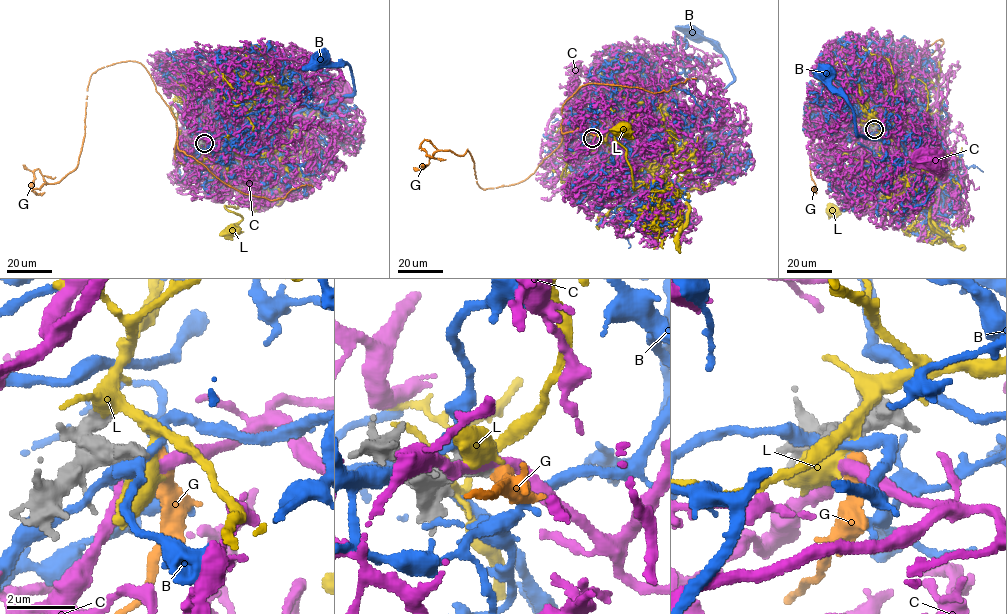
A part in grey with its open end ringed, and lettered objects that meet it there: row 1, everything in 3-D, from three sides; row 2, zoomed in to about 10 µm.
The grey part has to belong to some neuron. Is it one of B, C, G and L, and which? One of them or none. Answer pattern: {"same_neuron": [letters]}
{"same_neuron": ["G"]}

